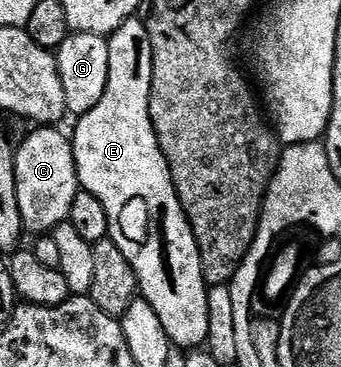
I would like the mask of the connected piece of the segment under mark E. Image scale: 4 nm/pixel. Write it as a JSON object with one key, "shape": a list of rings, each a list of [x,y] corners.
{"shape":[[[141,17],[129,18],[124,25],[108,38],[108,84],[100,104],[77,119],[78,127],[72,133],[75,168],[81,189],[100,200],[107,213],[107,228],[112,241],[124,256],[138,277],[141,297],[152,306],[160,318],[163,331],[171,343],[178,346],[198,348],[210,334],[210,298],[202,269],[200,252],[196,248],[194,230],[182,211],[170,165],[162,154],[156,132],[150,119],[150,85],[152,84],[152,40]]]}

